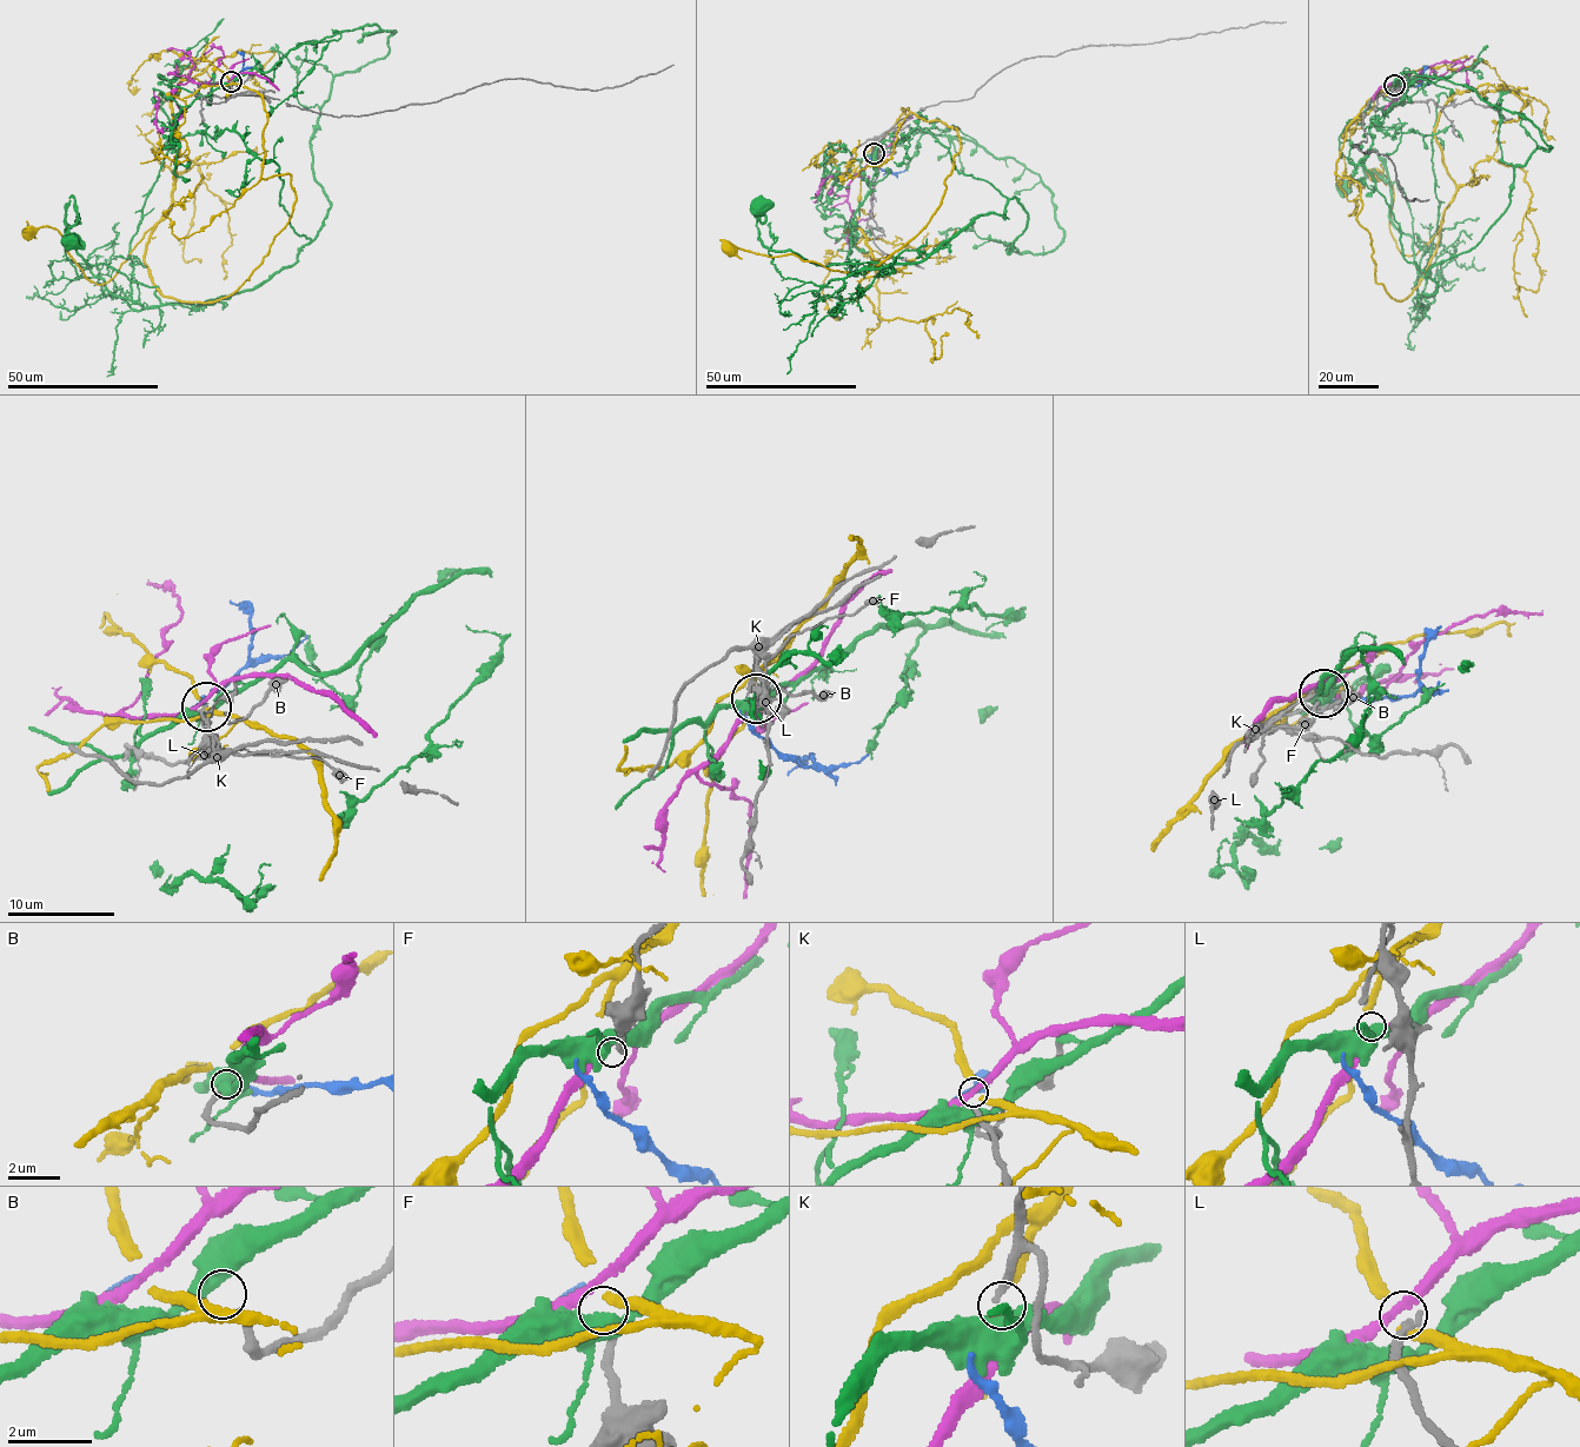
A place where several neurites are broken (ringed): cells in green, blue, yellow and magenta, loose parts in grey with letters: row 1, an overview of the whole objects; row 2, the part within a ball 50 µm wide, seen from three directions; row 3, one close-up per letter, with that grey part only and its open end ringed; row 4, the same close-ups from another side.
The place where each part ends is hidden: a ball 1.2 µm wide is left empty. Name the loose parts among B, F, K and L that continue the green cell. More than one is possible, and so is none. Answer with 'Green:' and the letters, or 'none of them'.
Green: none of them

